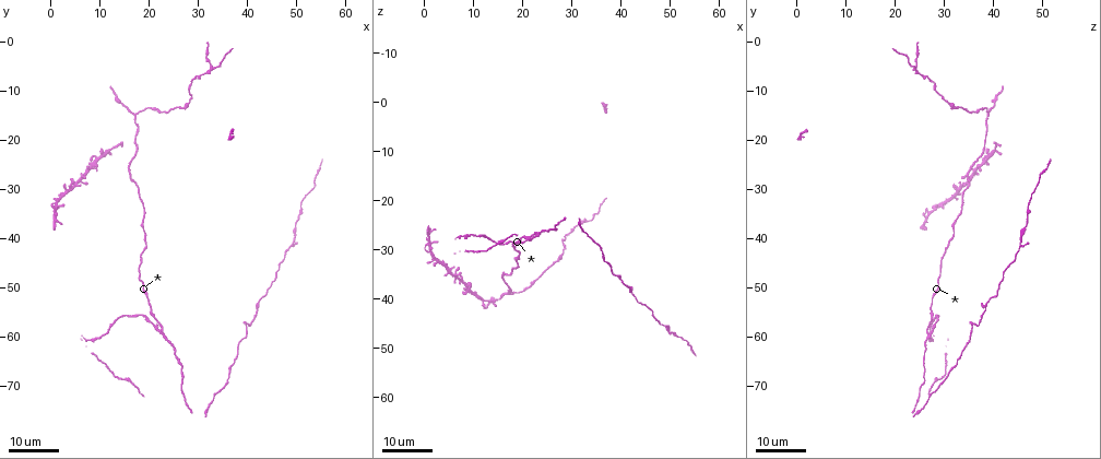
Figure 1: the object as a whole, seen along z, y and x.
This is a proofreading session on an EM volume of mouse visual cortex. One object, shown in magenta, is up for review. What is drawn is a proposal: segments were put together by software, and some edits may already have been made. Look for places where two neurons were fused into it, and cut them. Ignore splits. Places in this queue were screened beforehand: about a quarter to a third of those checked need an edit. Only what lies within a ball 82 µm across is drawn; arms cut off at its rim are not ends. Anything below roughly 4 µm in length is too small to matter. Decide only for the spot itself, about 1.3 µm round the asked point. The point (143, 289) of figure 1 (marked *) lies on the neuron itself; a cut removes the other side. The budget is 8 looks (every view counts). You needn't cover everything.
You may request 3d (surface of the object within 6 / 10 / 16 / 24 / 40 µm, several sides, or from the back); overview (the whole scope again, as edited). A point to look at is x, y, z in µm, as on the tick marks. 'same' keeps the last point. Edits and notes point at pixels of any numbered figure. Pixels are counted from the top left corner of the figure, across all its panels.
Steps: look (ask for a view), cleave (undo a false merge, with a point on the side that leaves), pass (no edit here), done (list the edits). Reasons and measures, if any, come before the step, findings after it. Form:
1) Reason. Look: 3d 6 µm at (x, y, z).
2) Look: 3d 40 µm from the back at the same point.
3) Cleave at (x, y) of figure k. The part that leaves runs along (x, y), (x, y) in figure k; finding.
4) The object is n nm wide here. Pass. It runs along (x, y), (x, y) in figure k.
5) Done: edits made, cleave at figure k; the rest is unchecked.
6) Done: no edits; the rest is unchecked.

Branch point. Look: 3d 16 µm at (22.5, 60.0, 27.0).

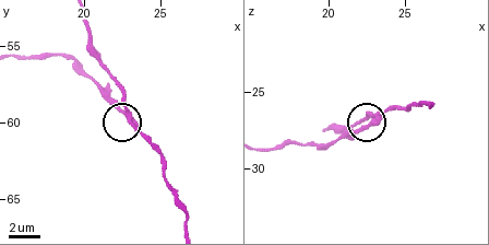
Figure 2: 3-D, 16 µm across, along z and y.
Zoom in. Look: 3d 10 µm at the same point.

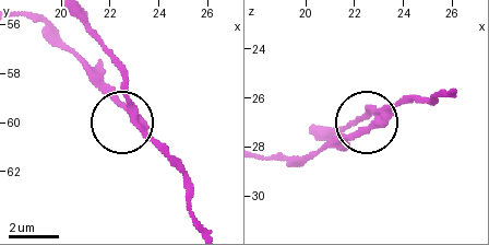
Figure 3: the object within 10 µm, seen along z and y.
Cleave at (115, 100) of figure 3. The part that leaves runs along (136, 120), (44, 28), (25, 19) in figure 3; two neurons meet here.

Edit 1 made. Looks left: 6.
A fork. Look: 3d 16 µm at (32.5, 5.5, 24.5).

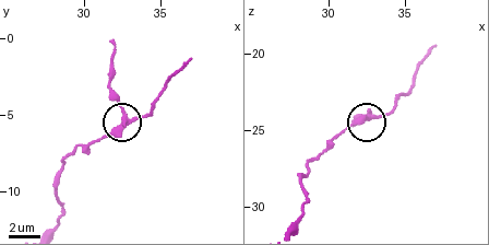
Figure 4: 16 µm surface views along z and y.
Look: 3d 6 µm at (32.6, 5.2, 24.2).

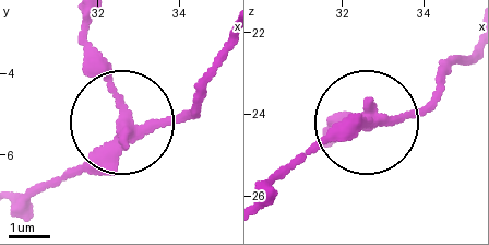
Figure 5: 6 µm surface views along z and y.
From behind. Look: 3d 6 µm from the back at (32.80, 5.15, 24.25).

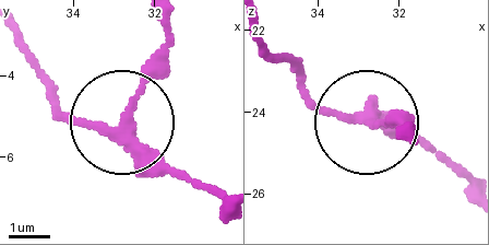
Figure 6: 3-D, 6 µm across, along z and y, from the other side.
3 arms meet here. Cleave at (157, 77) of figure 6. A second neuron is stuck on.

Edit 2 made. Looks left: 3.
Look: overview.

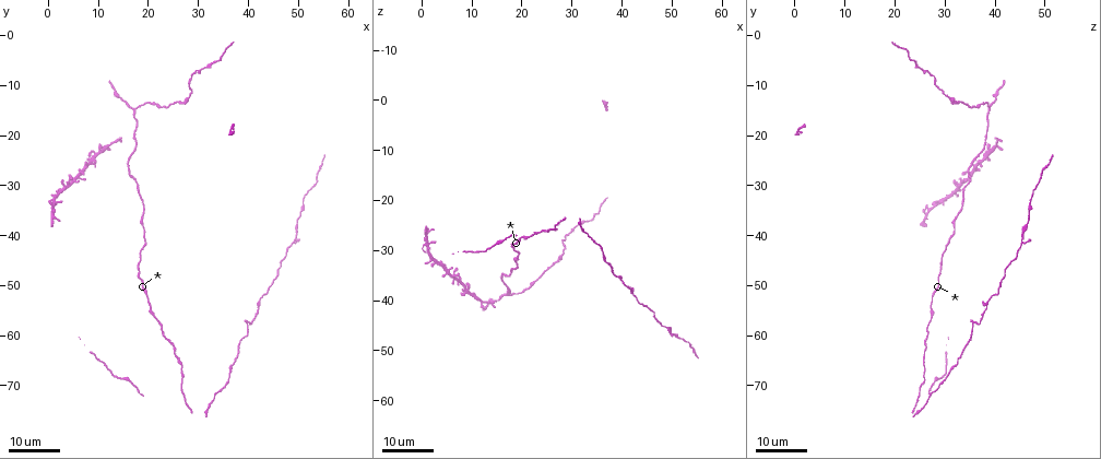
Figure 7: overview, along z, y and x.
Arms part here. Look: 3d 16 µm at (17.0, 15.0, 39.0).

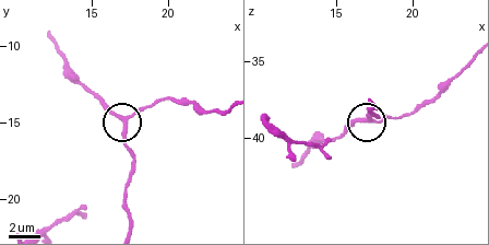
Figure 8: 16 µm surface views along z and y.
Look: 3d 10 µm at the same point.

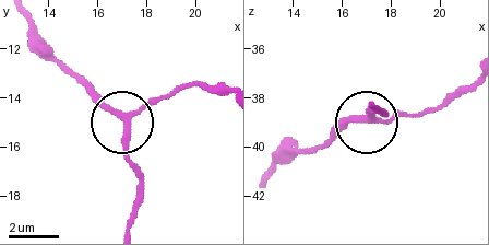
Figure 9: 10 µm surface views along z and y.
The object is 210 nm wide here. Pass. It runs along (129, 222), (135, 172), (127, 128), (74, 73) in figure 9; one neuron here.

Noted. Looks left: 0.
Done: edits made, cleave at figure 3, cleave at figure 6; the rest is unchecked.

